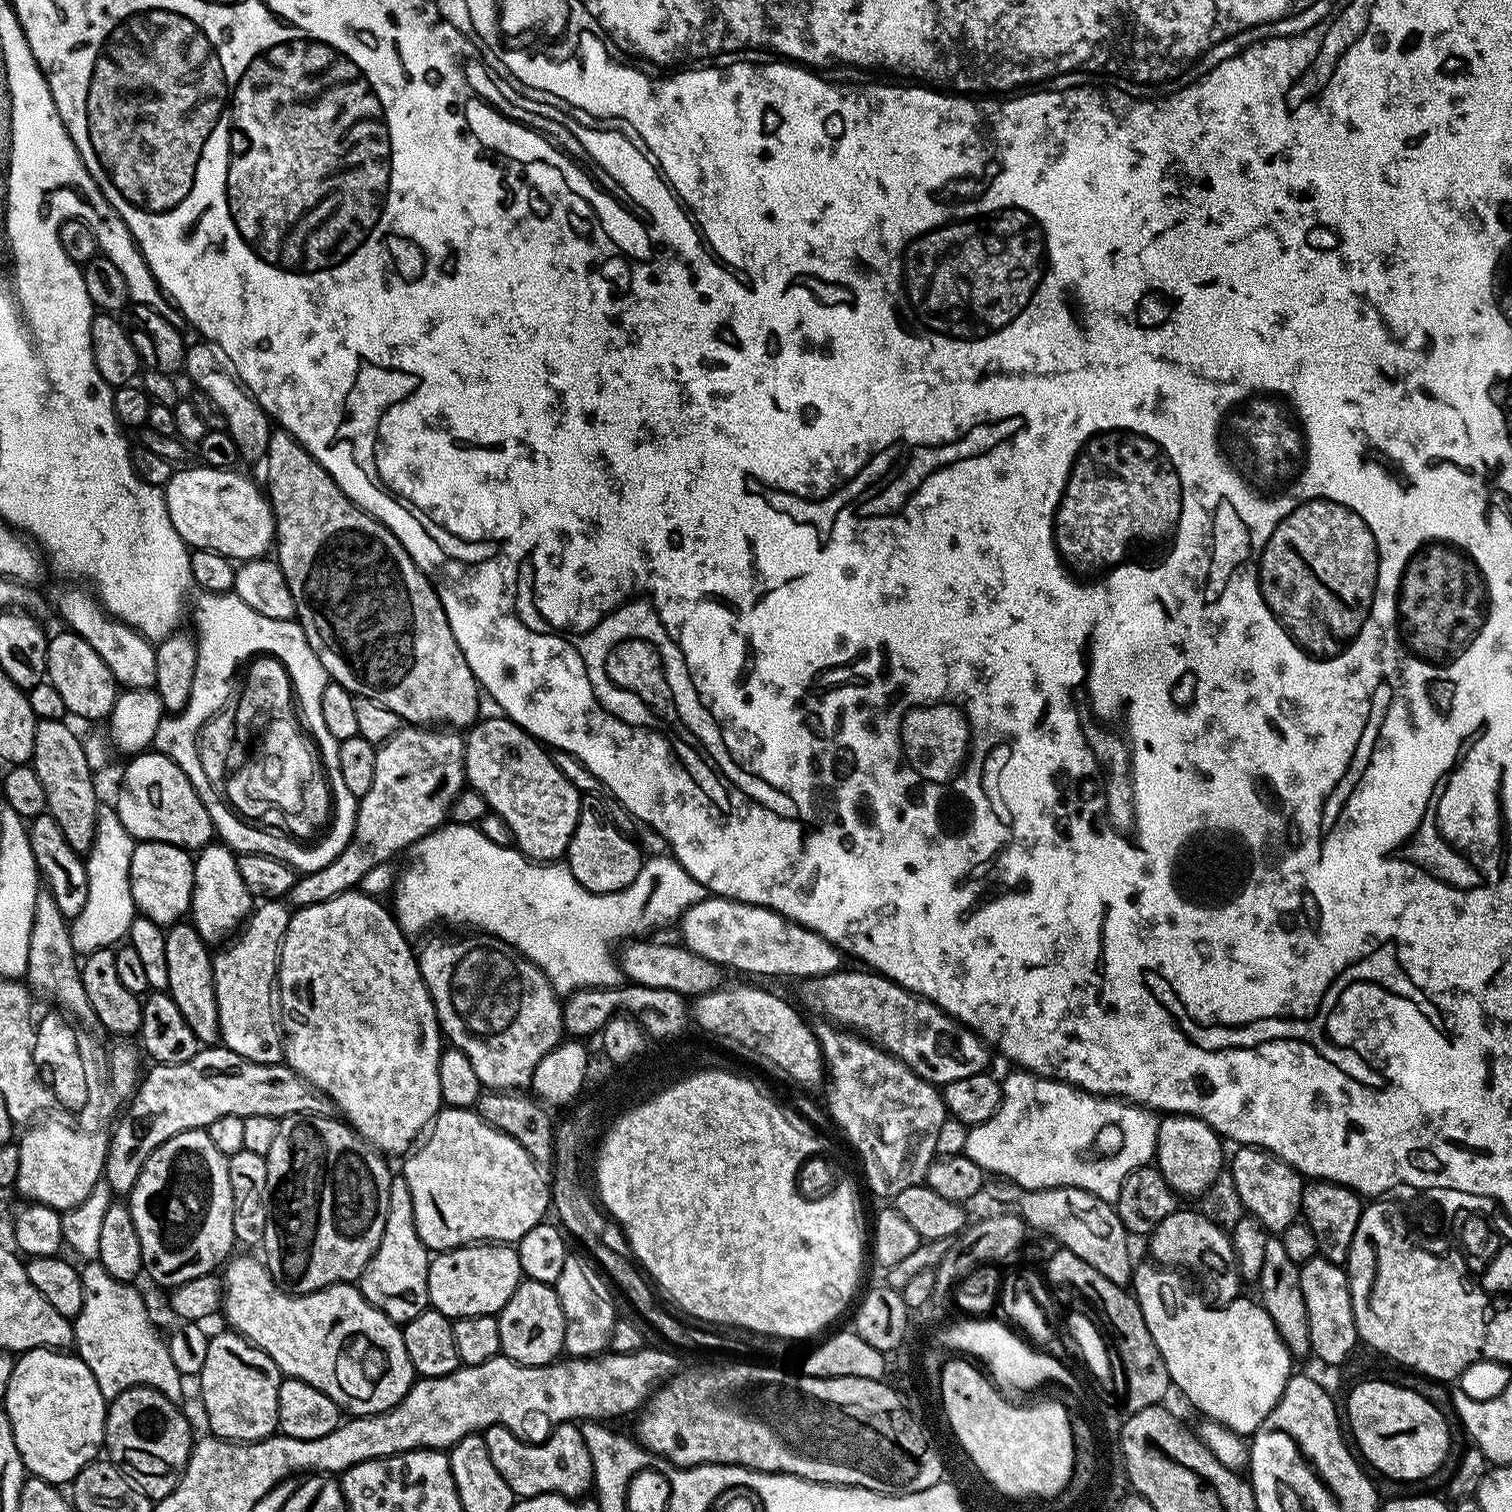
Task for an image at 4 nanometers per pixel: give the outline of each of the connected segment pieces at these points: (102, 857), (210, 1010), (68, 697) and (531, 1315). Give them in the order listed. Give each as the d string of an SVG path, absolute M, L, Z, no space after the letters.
M104 838L97 839L94 845L94 857L96 856L96 872L94 868L94 875L90 880L90 895L88 901L86 902L86 906L82 910L82 914L78 914L71 921L70 927L72 929L72 945L76 947L77 953L87 954L93 952L94 950L98 950L99 948L112 948L113 946L119 945L121 941L125 939L129 935L131 930L131 922L138 916L136 910L136 903L134 902L134 898L130 894L130 858L132 857L132 848L126 846L123 848L122 845L119 844L116 840L104 840Z
M177 922L171 925L164 936L166 966L169 968L166 991L171 996L174 1006L182 1010L182 1018L186 1018L190 1030L194 1030L194 1038L198 1038L201 1045L215 1045L220 1040L220 1023L214 990L213 953L191 922Z
M63 630L48 641L48 675L47 679L62 694L69 713L84 720L103 721L112 711L118 695L116 679L110 674L106 662L94 654L90 642L76 635L71 630Z
M521 1279L510 1302L498 1314L500 1351L522 1366L546 1366L561 1359L566 1338L566 1318L555 1287L537 1280Z

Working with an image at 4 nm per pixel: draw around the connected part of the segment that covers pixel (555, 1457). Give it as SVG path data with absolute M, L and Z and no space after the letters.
M575 1423L557 1424L542 1444L525 1444L510 1430L497 1424L485 1428L482 1435L494 1466L498 1466L498 1474L506 1478L510 1490L515 1492L517 1497L555 1494L580 1498L587 1493L584 1492L587 1488L589 1491L593 1487L590 1450L586 1450L586 1442Z

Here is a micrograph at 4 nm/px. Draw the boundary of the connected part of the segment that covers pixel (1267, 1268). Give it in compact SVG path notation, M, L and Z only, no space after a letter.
M1269 1235L1266 1242L1266 1254L1262 1257L1262 1274L1258 1281L1260 1287L1259 1303L1263 1304L1266 1314L1270 1314L1270 1322L1278 1330L1282 1342L1293 1357L1304 1358L1311 1353L1310 1318L1306 1314L1306 1298L1302 1298L1302 1278L1300 1265L1290 1258L1286 1246L1282 1246L1280 1236Z

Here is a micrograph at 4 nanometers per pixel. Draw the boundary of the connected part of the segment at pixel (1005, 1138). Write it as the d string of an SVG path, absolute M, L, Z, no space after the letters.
M1012 1070L1008 1077L1003 1077L1000 1085L1002 1090L1002 1098L998 1110L994 1110L994 1114L990 1118L986 1118L986 1122L971 1125L968 1129L968 1137L966 1138L966 1146L963 1155L968 1156L974 1162L978 1162L978 1166L984 1168L985 1173L991 1174L996 1178L1011 1180L1013 1184L1026 1189L1034 1188L1058 1188L1058 1187L1074 1187L1088 1191L1092 1195L1106 1201L1108 1204L1115 1205L1118 1198L1118 1190L1122 1190L1122 1182L1126 1178L1126 1174L1130 1174L1130 1170L1140 1168L1144 1164L1152 1164L1156 1155L1156 1139L1158 1138L1158 1126L1160 1120L1157 1113L1142 1108L1138 1104L1129 1104L1123 1100L1115 1098L1105 1098L1103 1096L1093 1096L1090 1092L1084 1092L1080 1088L1075 1088L1063 1080L1048 1080L1045 1076L1035 1076L1033 1072L1025 1072L1023 1070Z

